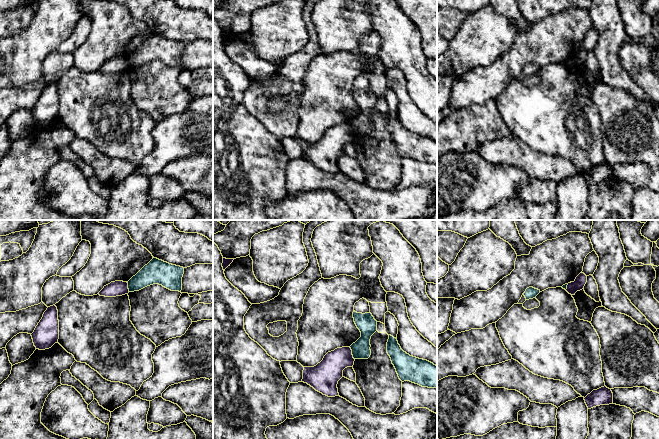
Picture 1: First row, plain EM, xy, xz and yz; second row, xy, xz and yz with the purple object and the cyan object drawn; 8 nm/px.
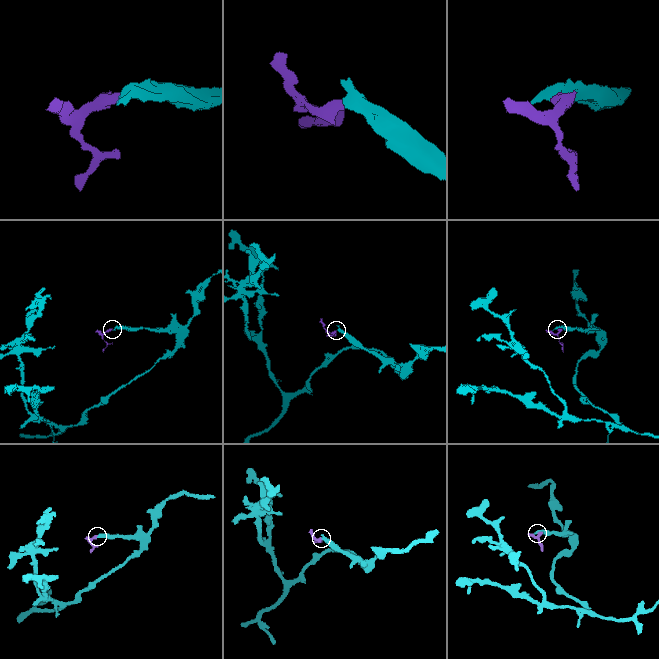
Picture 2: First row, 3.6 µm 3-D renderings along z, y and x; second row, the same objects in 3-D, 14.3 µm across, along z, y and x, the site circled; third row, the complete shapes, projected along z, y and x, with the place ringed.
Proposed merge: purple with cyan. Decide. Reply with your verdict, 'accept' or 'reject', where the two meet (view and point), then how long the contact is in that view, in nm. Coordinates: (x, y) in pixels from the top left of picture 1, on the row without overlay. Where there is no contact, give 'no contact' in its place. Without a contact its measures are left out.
reject; meets purple in xz at (351, 129); contact 110 nm long

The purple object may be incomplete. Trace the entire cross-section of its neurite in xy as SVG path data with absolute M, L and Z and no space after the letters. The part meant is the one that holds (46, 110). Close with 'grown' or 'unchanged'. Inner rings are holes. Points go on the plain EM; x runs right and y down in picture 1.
M55 81L47 84L31 112L34 122L39 126L49 125L58 118L59 96Z; unchanged

